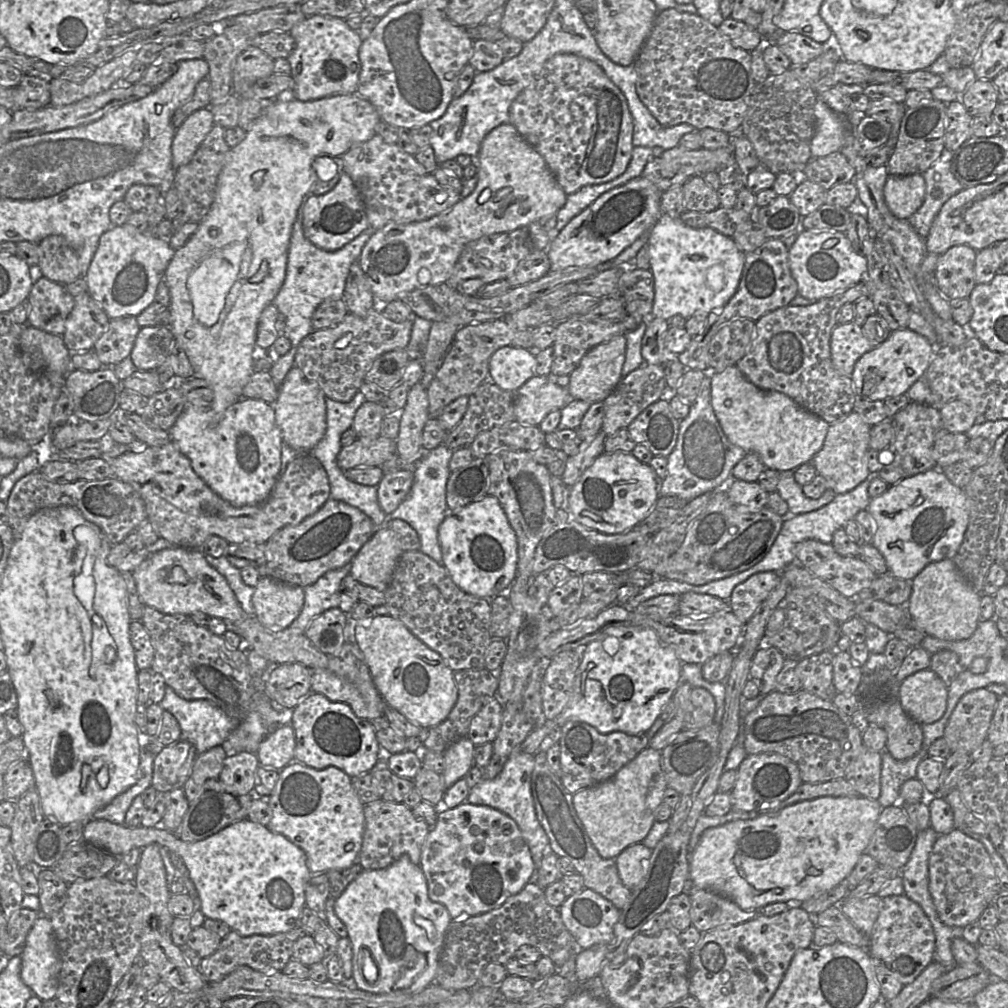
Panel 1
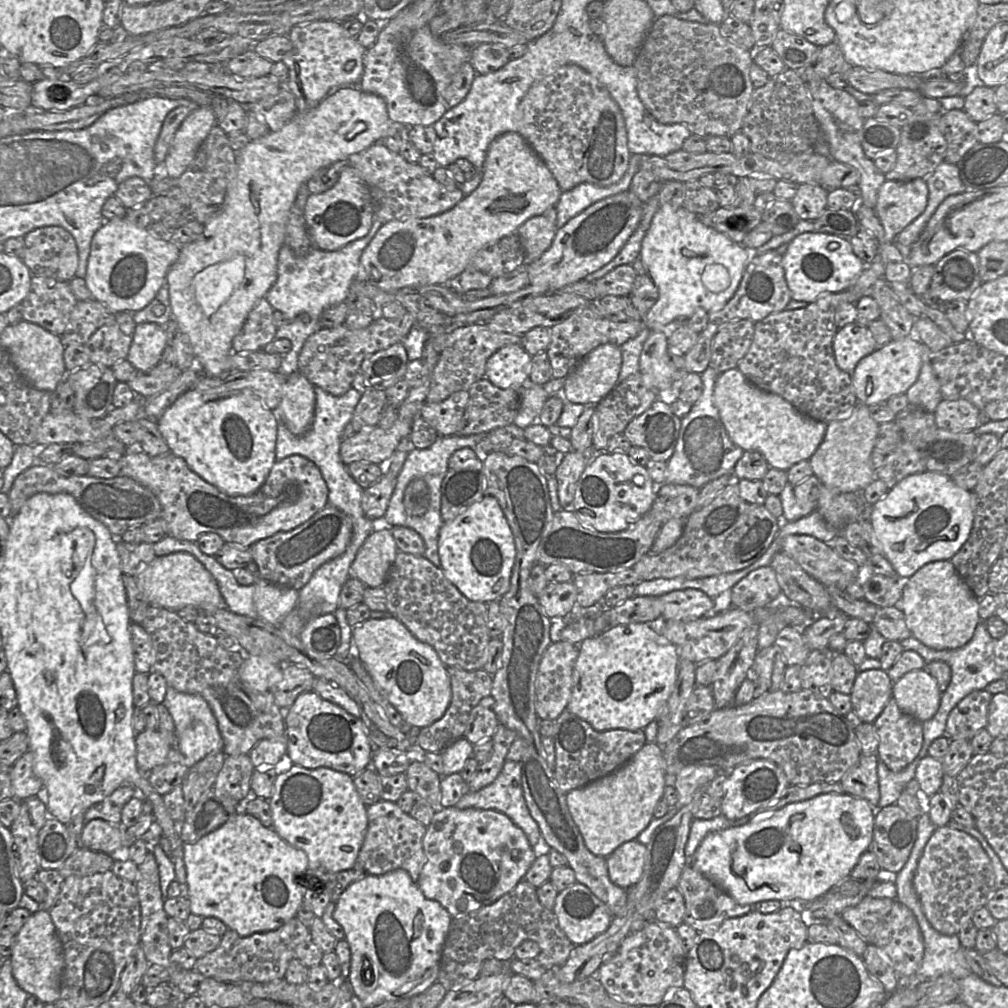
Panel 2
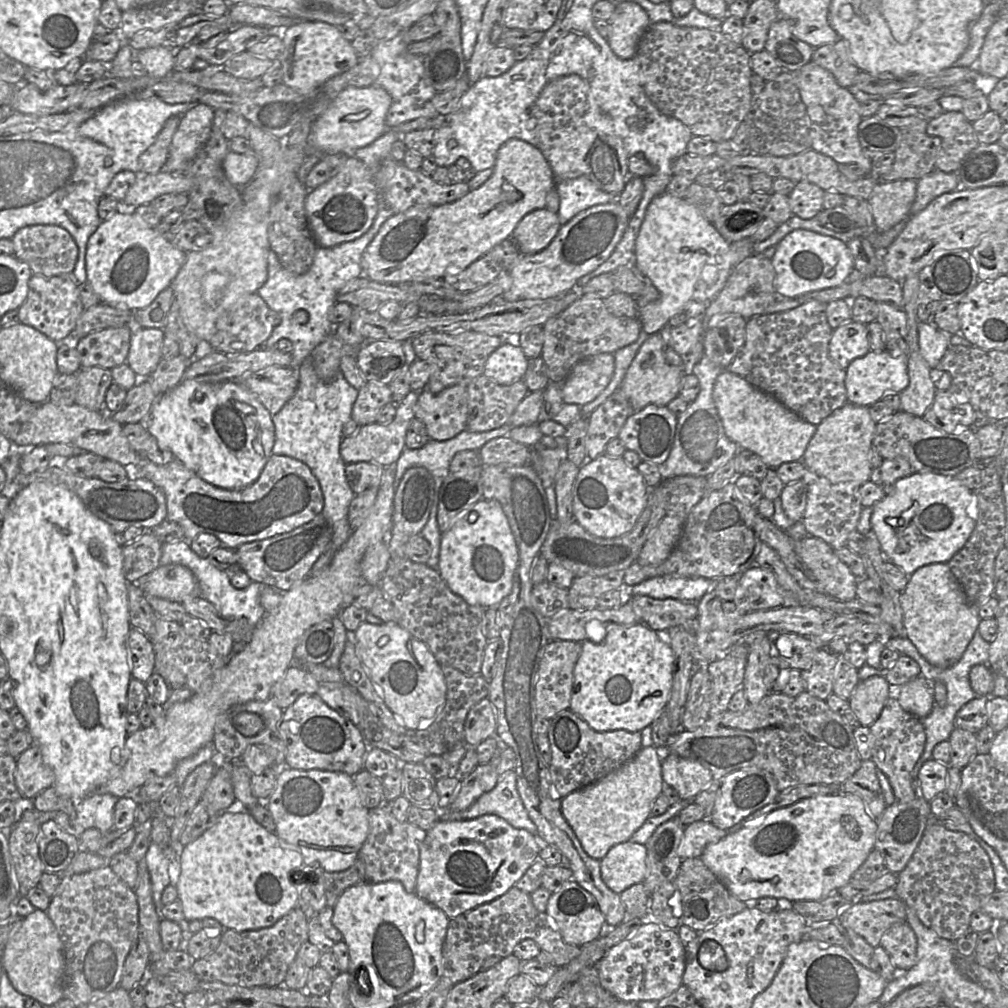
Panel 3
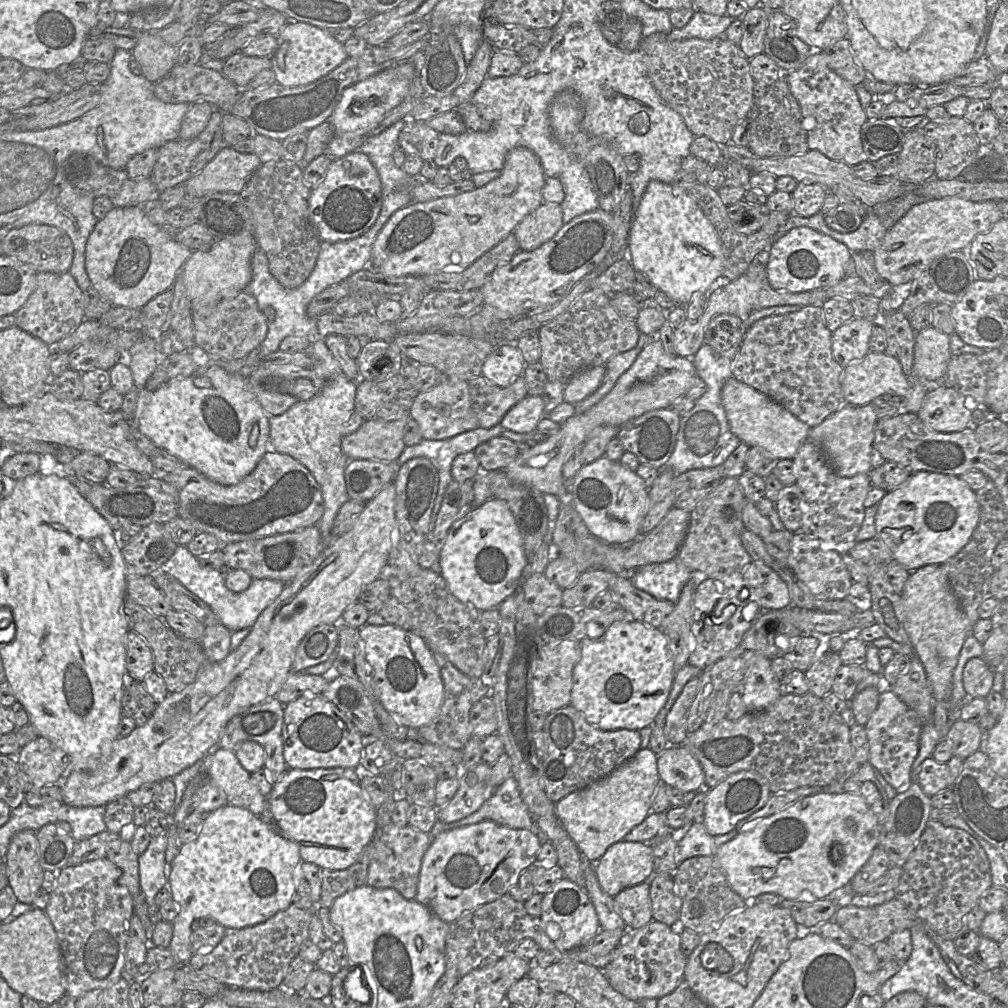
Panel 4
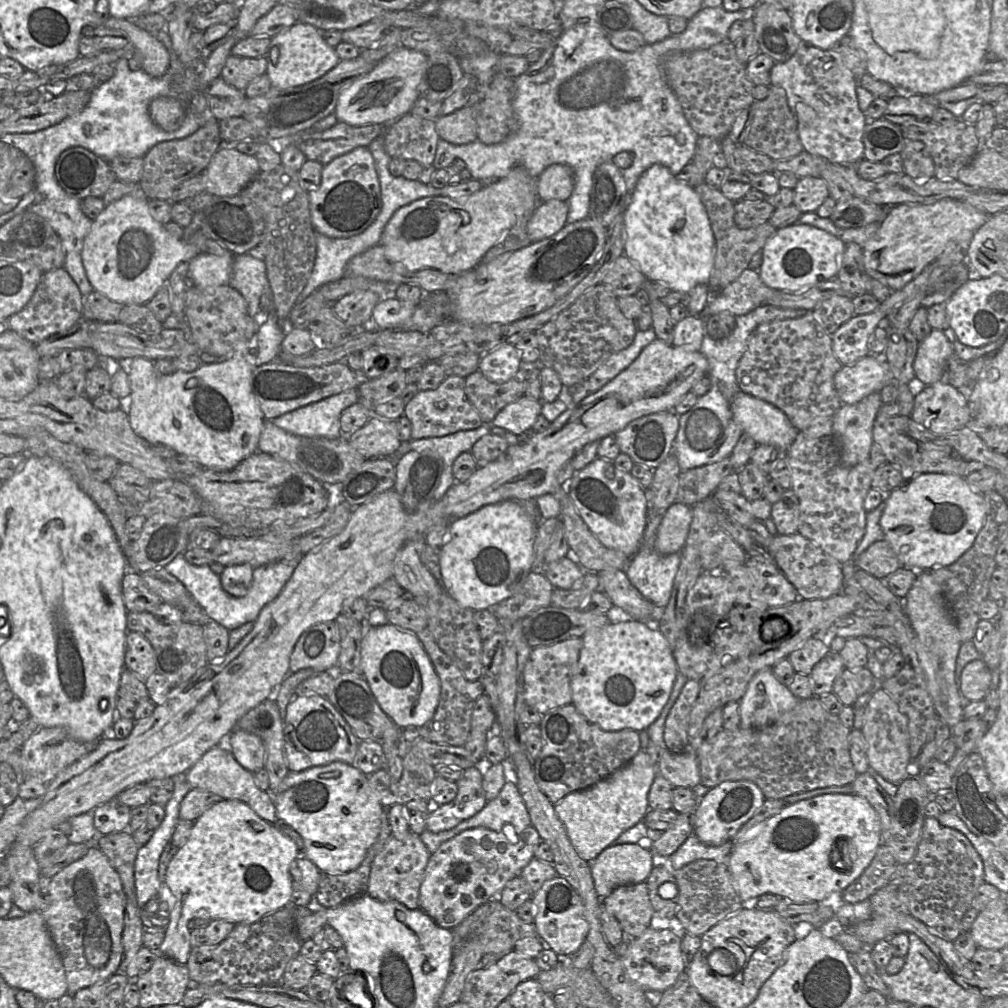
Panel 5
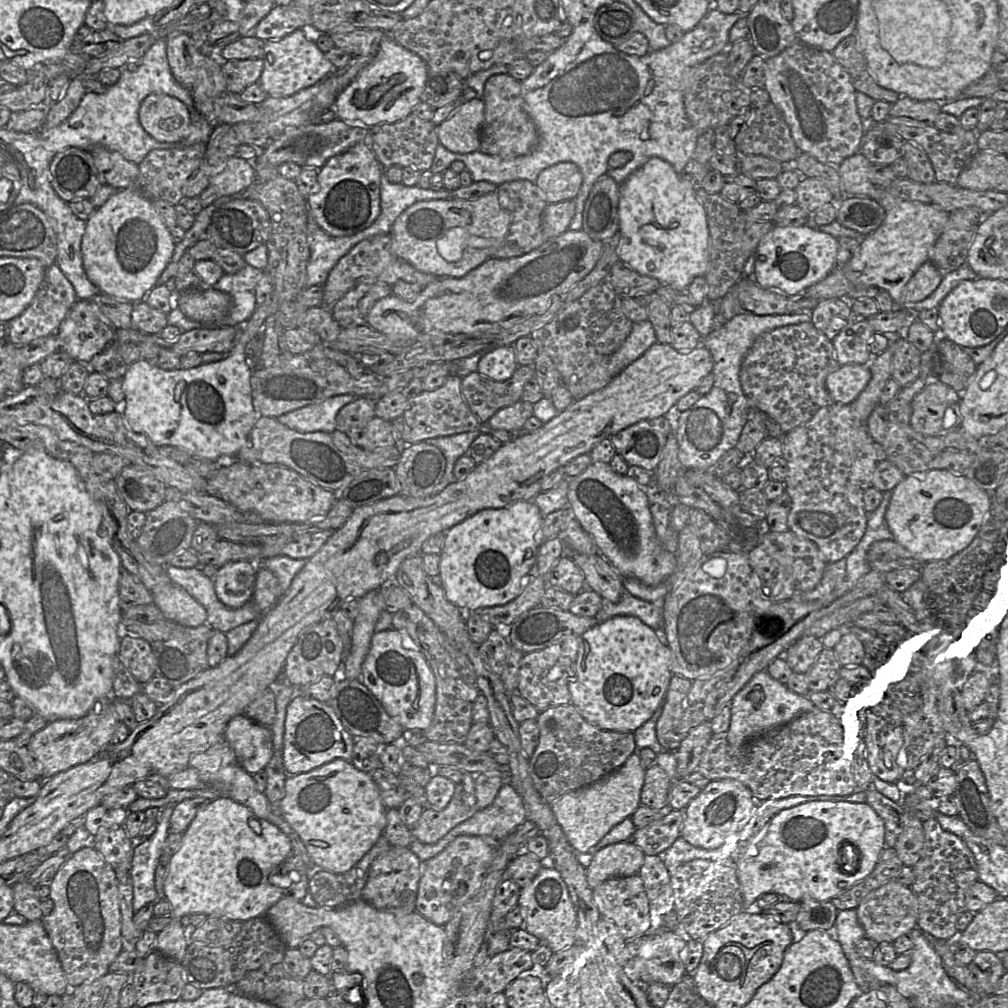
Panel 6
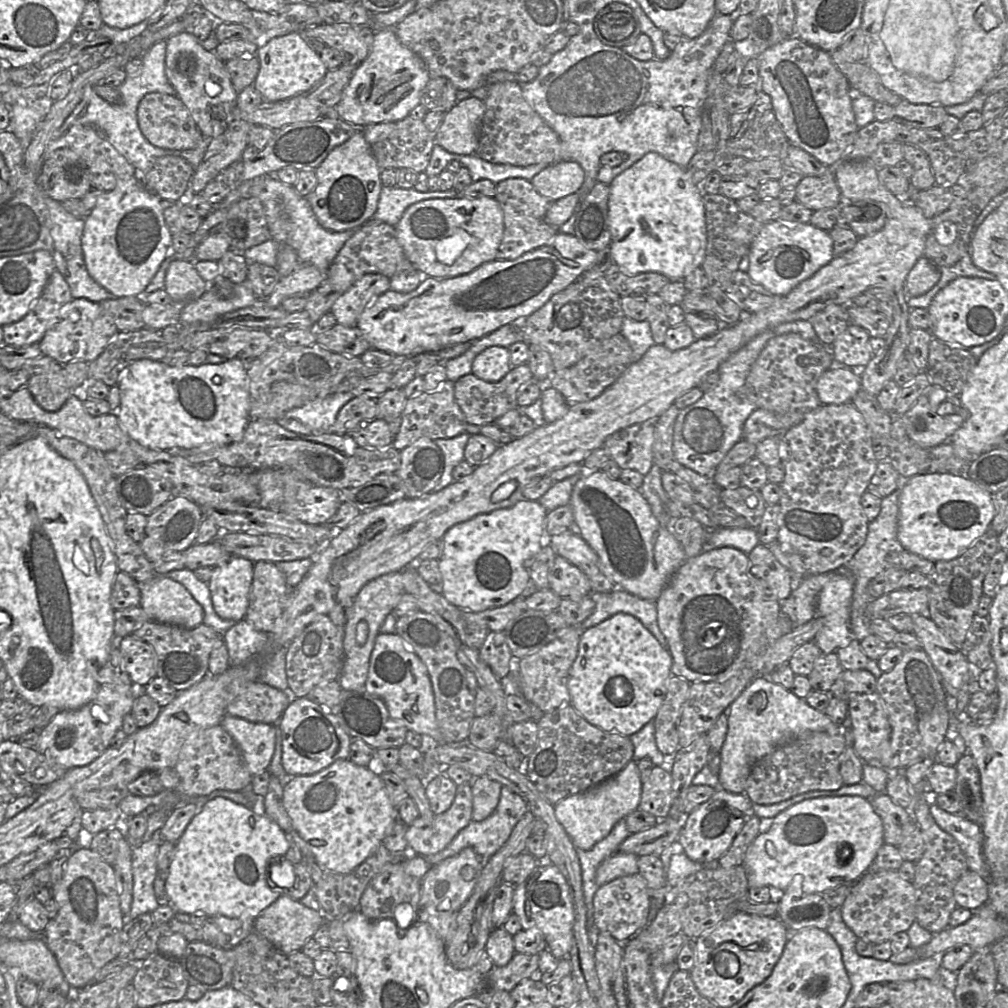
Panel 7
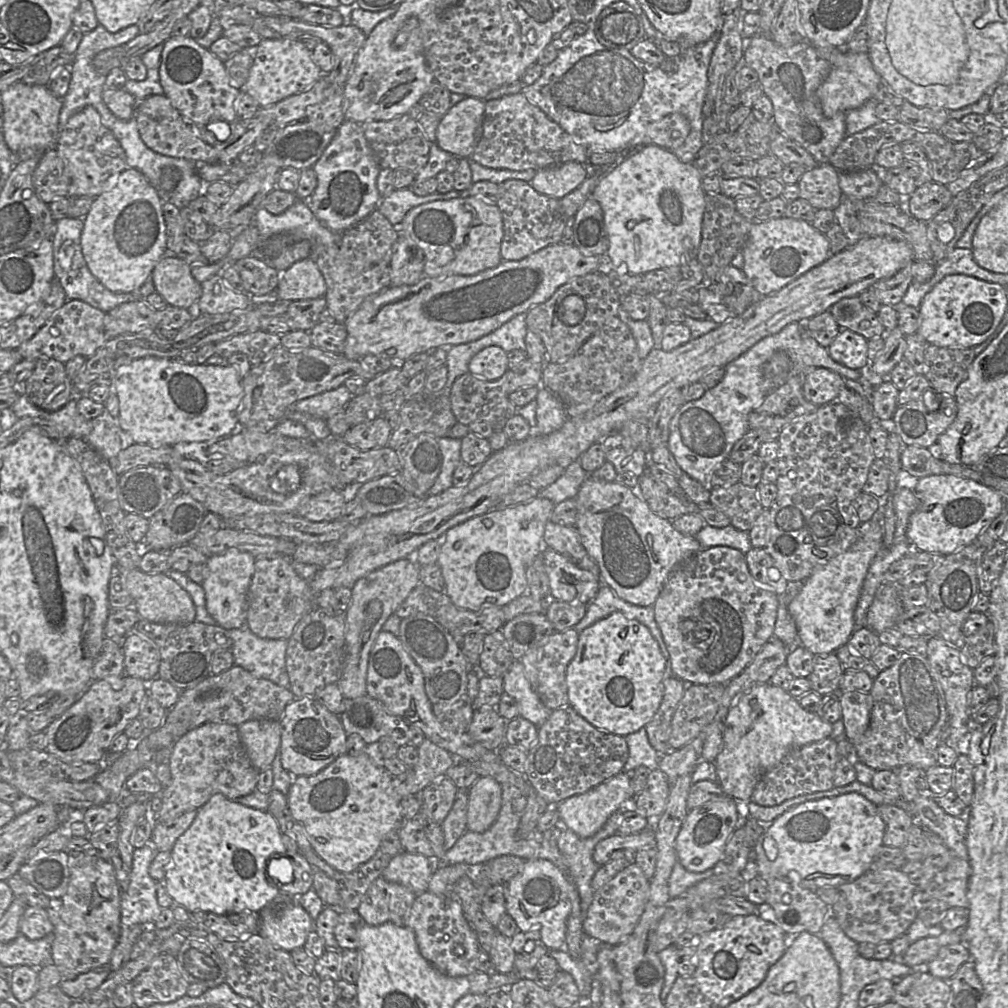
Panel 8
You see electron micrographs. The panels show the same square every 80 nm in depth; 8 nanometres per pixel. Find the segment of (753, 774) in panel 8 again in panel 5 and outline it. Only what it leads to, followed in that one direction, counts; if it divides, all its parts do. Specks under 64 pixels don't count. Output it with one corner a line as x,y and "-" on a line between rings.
772,668
758,671
739,702
740,728
760,729
793,709
799,699
779,682

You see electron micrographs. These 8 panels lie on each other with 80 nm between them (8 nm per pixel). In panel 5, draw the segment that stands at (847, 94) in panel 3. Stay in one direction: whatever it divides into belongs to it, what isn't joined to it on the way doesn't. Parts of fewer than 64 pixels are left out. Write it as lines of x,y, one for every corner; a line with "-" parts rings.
802,44
789,60
775,63
770,79
770,86
782,87
786,91
805,151
840,165
856,165
865,159
863,135
866,115
859,108
857,79
837,53

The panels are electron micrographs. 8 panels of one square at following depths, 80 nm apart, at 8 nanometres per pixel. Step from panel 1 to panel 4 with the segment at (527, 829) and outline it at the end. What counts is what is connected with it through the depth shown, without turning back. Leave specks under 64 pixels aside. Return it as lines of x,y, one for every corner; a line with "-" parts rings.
511,775
481,807
471,815
450,823
437,820
429,835
434,839
438,834
454,828
468,826
484,820
516,829
529,829
543,840
543,833
530,815
526,804
521,798
518,783

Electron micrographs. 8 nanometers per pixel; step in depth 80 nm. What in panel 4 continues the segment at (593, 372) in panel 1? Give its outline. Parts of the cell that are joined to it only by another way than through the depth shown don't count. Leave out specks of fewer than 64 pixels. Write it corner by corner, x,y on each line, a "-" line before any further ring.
605,365
584,369
575,374
564,387
563,397
567,403
575,404
595,392
605,377

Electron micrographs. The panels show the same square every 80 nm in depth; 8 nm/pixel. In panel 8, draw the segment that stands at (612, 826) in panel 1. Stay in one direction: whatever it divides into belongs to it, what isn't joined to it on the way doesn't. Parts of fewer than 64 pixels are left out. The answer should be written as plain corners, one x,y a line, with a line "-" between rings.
619,772
589,791
571,796
556,805
560,821
581,838
595,835
616,811
634,811
635,802
630,786
630,776

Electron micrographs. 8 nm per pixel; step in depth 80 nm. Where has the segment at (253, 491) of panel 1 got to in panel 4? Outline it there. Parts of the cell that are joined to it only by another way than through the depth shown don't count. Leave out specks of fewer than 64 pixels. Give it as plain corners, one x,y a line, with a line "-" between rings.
217,365
198,368
193,375
181,379
170,379
157,390
144,409
138,410
134,423
139,431
160,449
180,459
190,468
206,478
222,484
234,485
253,471
270,446
269,417
260,406
255,394
248,386
248,379
231,374

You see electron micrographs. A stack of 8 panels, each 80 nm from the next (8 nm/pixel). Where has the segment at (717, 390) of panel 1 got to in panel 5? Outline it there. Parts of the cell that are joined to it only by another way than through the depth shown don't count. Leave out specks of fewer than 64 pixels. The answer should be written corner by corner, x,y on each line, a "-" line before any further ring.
741,390
734,395
731,409
744,433
781,453
787,452
799,432
779,408

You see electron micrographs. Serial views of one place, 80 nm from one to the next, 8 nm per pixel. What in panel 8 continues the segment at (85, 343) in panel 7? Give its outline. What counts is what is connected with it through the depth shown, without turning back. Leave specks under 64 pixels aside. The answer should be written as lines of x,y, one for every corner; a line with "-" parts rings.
67,300
30,340
18,347
17,351
23,359
50,358
63,364
75,356
89,358
107,342
104,328
105,314
81,300

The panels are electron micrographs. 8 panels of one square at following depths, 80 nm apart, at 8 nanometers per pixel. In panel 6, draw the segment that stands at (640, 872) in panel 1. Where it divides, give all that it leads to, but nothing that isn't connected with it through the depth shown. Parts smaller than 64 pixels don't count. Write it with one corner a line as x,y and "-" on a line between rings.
632,841
609,845
594,854
586,869
588,883
595,889
611,879
639,876
645,858

